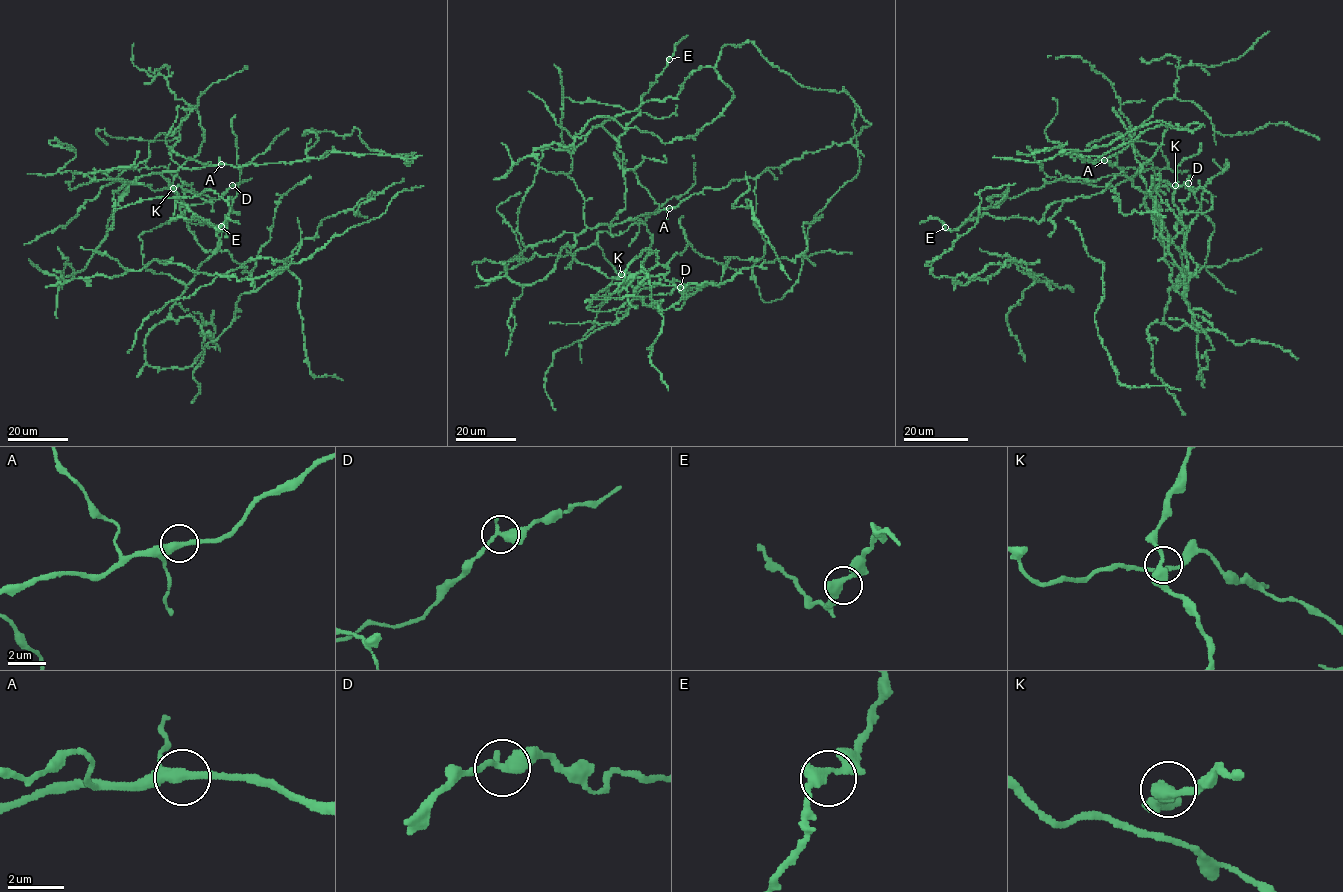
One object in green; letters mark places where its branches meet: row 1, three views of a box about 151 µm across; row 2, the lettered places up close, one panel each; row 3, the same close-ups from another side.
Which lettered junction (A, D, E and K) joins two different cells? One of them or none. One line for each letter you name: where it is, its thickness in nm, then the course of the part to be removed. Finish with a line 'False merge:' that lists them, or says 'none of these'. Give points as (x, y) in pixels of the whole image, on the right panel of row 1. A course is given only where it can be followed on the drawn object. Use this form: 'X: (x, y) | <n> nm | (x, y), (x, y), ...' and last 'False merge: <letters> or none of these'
D: (1188, 183) | 400 nm
False merge: D

